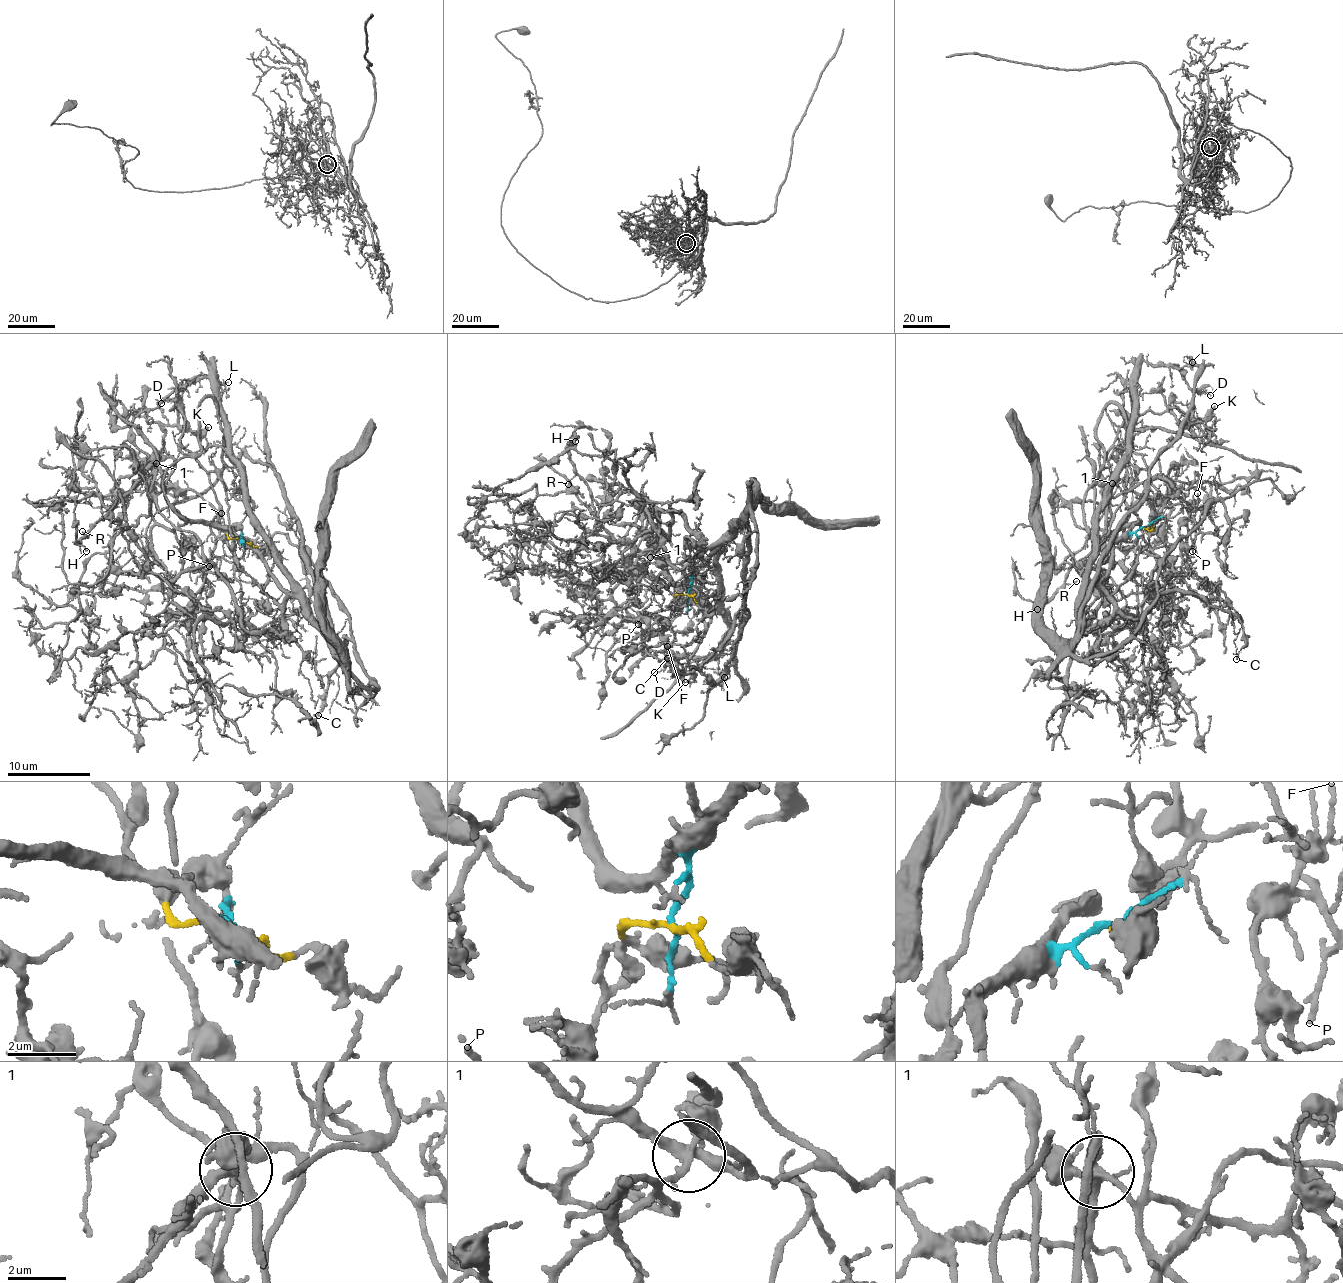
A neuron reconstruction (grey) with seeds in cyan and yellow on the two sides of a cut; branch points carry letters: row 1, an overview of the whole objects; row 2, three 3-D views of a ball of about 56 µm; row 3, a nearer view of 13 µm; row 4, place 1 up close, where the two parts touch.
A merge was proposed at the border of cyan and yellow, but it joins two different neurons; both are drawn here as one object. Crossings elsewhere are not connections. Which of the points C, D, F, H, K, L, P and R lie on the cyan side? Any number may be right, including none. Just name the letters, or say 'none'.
C, H, L, R

